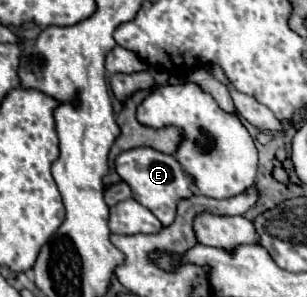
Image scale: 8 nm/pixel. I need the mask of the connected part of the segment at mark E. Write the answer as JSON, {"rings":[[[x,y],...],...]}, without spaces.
{"rings":[[[136,147],[136,149],[122,151],[116,157],[116,173],[122,177],[122,181],[130,185],[132,197],[144,207],[148,207],[164,227],[172,225],[176,217],[178,201],[194,195],[194,179],[182,169],[176,157],[160,153],[152,147]]]}

